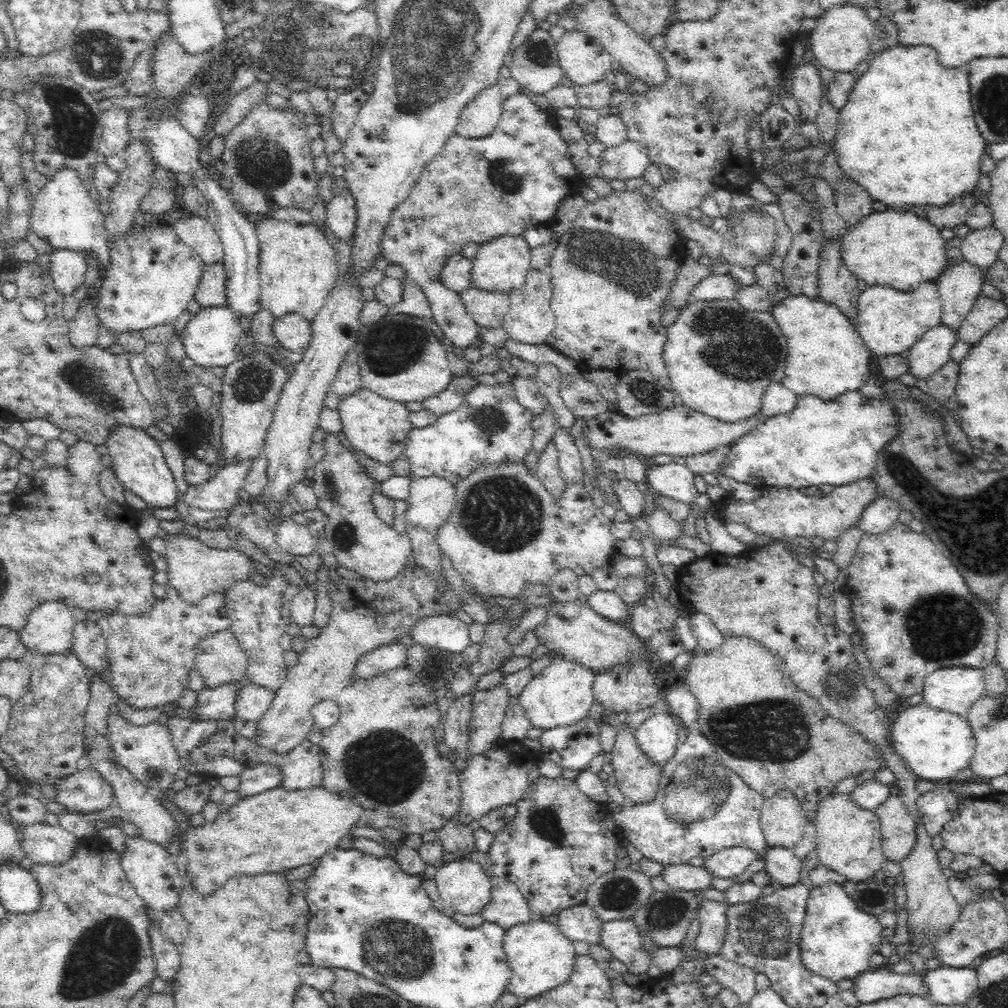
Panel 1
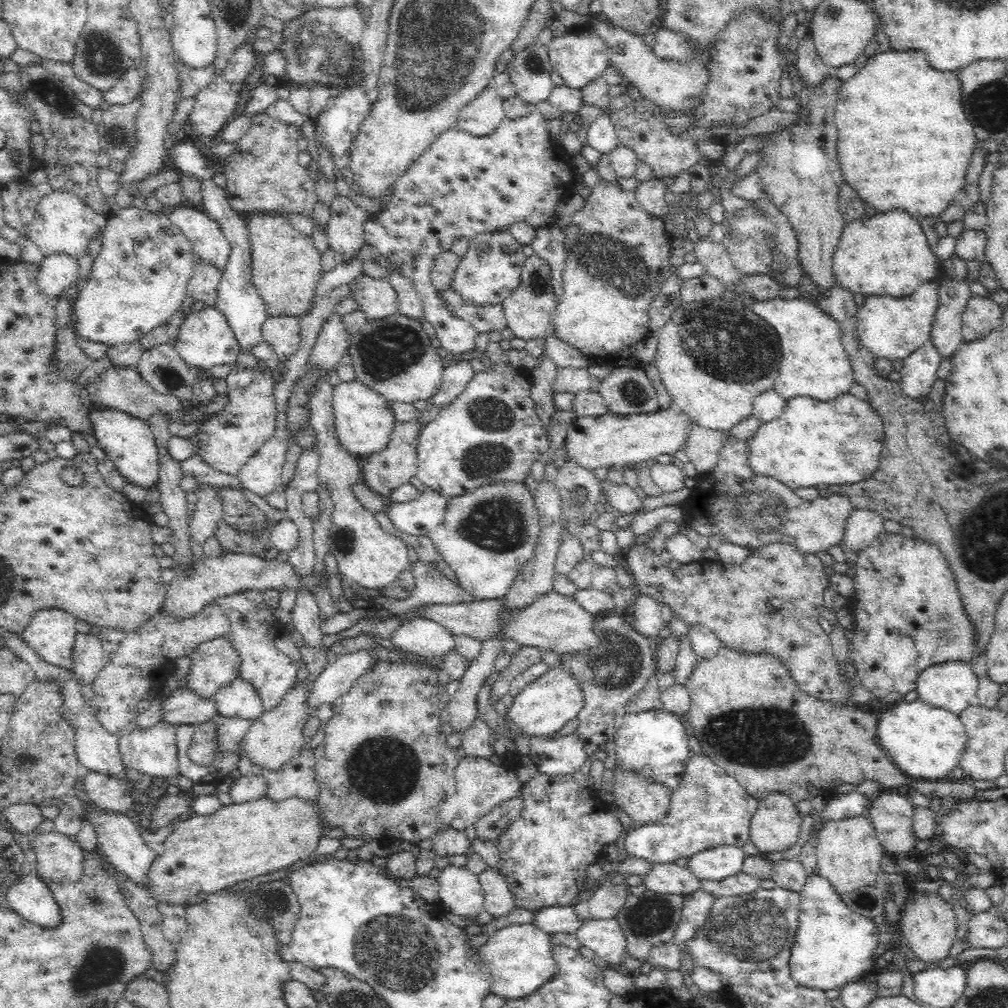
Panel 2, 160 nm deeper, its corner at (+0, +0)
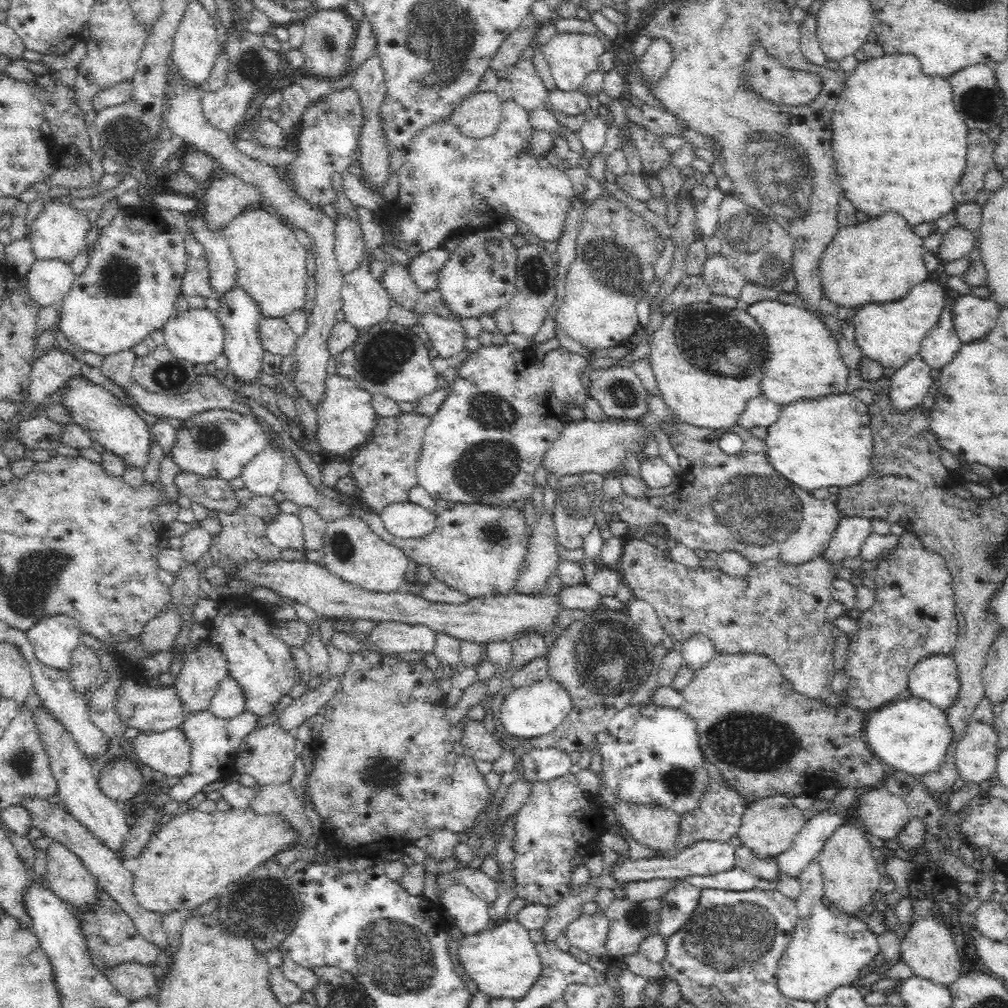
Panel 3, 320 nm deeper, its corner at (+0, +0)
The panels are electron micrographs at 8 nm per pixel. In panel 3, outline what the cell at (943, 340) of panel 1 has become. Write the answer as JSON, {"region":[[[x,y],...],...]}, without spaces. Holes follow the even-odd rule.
{"region":[[[916,353],[902,367],[895,370],[891,376],[888,393],[892,399],[892,405],[898,410],[912,409],[915,406],[922,405],[928,402],[927,394],[932,386],[932,368],[925,362],[925,359],[920,353]]]}

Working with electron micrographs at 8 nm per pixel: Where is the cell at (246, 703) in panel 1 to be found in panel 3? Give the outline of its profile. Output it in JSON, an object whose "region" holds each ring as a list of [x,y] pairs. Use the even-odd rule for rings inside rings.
{"region":[[[230,676],[224,678],[212,697],[208,709],[219,719],[230,720],[240,716],[246,711],[246,697],[240,683]]]}

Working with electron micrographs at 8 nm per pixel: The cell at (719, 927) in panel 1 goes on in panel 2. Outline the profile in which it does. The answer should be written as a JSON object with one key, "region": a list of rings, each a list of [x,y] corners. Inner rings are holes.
{"region":[[[702,889],[696,890],[691,894],[691,897],[686,897],[684,908],[682,908],[682,923],[671,942],[680,945],[694,940],[698,936],[698,931],[706,925],[708,918],[710,918],[710,910],[714,906],[714,900],[715,897],[706,894]]]}

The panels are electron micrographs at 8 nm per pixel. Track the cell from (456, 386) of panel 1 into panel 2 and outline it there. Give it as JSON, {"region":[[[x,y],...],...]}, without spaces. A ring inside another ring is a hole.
{"region":[[[428,401],[427,406],[420,412],[420,422],[398,422],[392,430],[391,442],[381,454],[371,454],[362,459],[362,478],[363,482],[370,487],[374,492],[388,499],[390,489],[396,488],[398,485],[406,484],[412,476],[416,476],[418,468],[418,454],[416,454],[416,444],[418,444],[418,432],[420,428],[424,428],[431,420],[434,420],[442,407]]]}

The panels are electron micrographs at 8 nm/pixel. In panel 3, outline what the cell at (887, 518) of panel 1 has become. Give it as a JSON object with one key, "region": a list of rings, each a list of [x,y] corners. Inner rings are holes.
{"region":[[[842,516],[830,544],[821,556],[838,566],[845,558],[860,555],[864,540],[872,534],[872,523],[861,516]]]}

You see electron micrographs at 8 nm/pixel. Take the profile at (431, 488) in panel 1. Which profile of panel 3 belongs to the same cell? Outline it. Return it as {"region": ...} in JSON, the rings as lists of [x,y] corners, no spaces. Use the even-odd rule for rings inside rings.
{"region":[[[404,500],[390,504],[379,515],[390,534],[409,539],[430,533],[436,526],[437,511]]]}

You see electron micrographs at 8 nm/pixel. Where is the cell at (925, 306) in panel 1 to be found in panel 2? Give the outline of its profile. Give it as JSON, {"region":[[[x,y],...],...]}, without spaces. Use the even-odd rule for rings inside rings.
{"region":[[[922,283],[913,294],[906,297],[894,297],[893,295],[868,296],[857,313],[857,334],[862,346],[874,353],[877,358],[886,358],[894,361],[904,360],[918,347],[931,338],[935,315],[939,306],[937,286],[933,283]]]}

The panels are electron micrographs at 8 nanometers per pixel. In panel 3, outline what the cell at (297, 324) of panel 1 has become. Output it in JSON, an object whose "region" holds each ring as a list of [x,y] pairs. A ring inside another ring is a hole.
{"region":[[[264,317],[259,325],[259,334],[264,350],[278,356],[294,355],[299,337],[283,318]]]}

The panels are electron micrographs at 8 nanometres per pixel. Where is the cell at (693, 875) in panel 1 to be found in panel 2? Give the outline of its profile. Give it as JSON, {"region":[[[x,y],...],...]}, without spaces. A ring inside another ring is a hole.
{"region":[[[666,863],[653,865],[642,884],[648,891],[687,896],[702,889],[700,880],[688,867]]]}

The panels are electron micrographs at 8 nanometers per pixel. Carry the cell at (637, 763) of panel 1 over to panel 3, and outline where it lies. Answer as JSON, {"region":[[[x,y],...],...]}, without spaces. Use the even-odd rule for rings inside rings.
{"region":[[[617,798],[612,810],[616,814],[618,822],[628,829],[628,834],[633,836],[636,843],[660,852],[662,857],[678,853],[678,849],[674,847],[674,840],[678,832],[680,815],[672,808],[655,806],[650,803],[625,802],[624,799]]]}

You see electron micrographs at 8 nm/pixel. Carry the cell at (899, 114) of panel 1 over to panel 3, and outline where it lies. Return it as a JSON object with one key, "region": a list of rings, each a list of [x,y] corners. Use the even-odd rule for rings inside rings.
{"region":[[[891,54],[871,58],[864,62],[859,62],[856,70],[847,74],[846,80],[840,96],[838,97],[838,105],[832,114],[832,126],[834,134],[834,142],[832,142],[832,154],[834,154],[834,166],[836,166],[836,174],[838,180],[842,182],[843,194],[854,203],[854,206],[861,211],[872,216],[882,216],[885,212],[894,211],[900,213],[909,222],[910,225],[916,226],[923,222],[932,223],[938,218],[942,218],[944,214],[954,210],[953,190],[960,182],[964,170],[966,170],[966,154],[967,154],[967,138],[969,128],[968,125],[958,115],[953,104],[952,85],[948,78],[942,75],[927,75],[922,72],[920,59],[914,54]]]}

